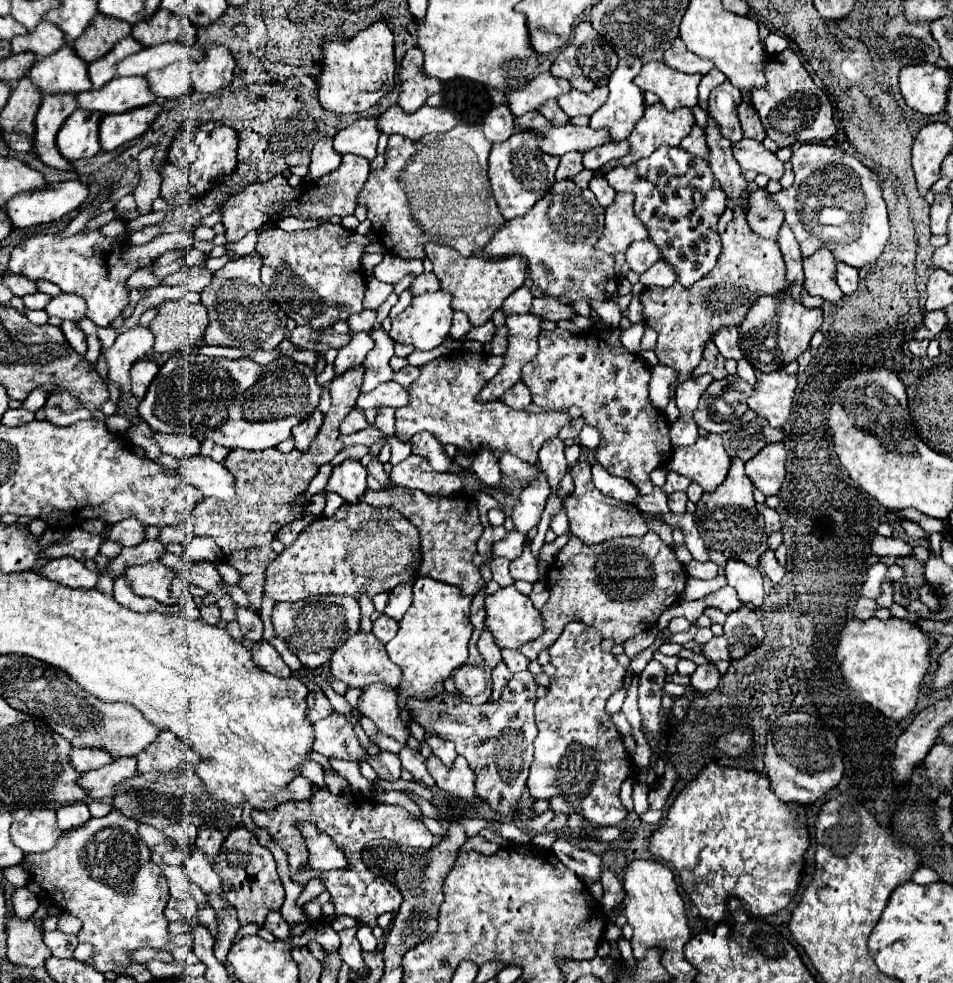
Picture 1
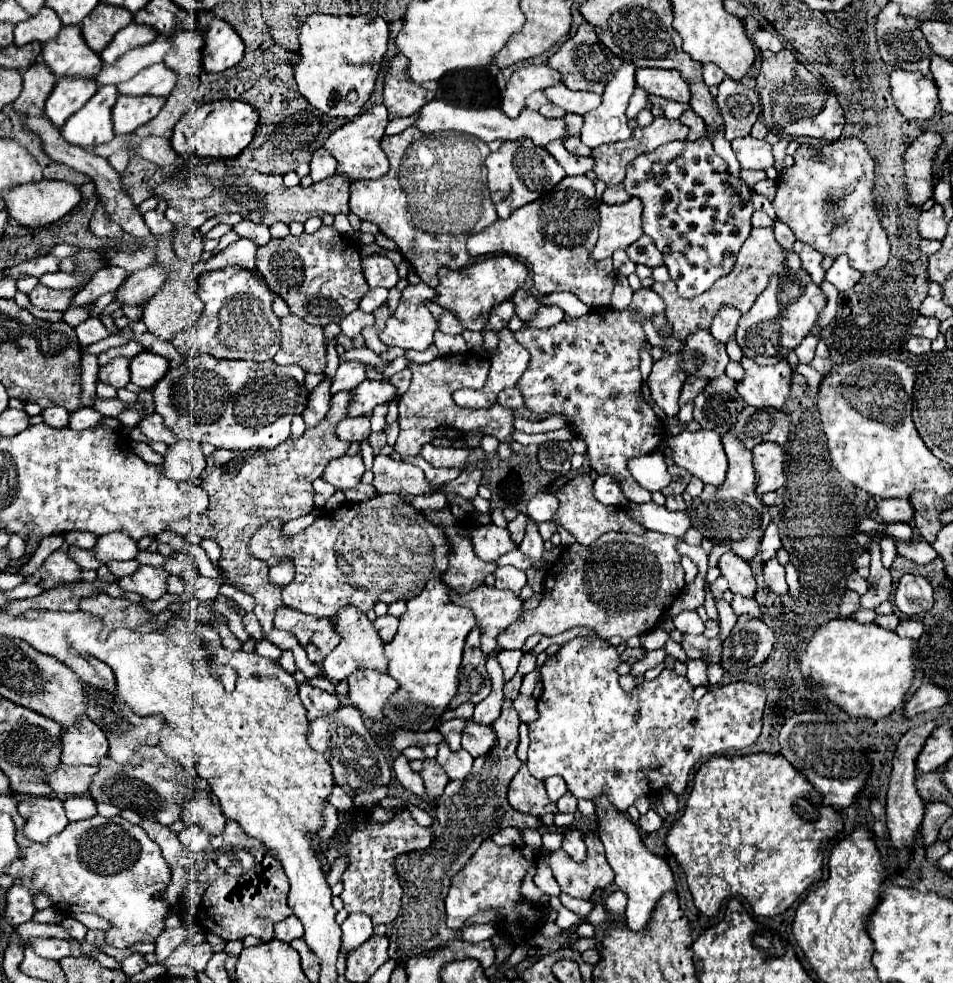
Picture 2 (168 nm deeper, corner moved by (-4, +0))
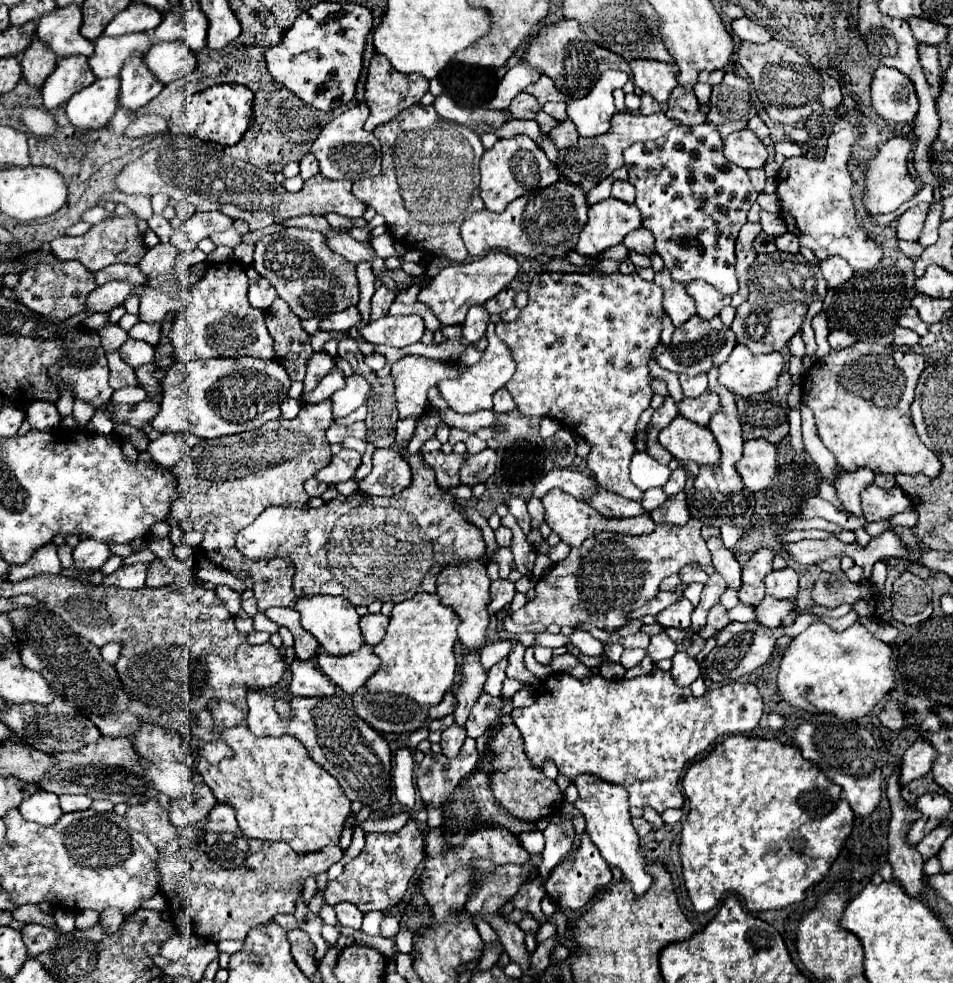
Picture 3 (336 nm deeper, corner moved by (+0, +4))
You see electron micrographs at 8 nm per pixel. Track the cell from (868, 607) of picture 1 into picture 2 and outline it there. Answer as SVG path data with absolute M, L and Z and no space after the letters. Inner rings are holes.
M846 592L840 604L840 614L844 618L852 616L856 610L860 610L860 596L856 596L856 592Z

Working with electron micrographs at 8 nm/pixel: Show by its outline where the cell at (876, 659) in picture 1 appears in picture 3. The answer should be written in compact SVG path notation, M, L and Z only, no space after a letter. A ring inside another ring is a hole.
M812 622L786 646L778 670L778 694L794 708L812 708L832 714L842 722L866 716L884 694L894 688L890 668L892 648L876 640L862 624L852 624L844 632L834 632L824 622Z

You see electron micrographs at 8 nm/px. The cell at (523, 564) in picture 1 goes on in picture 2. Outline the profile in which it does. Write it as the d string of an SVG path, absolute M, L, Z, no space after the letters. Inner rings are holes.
M530 520L528 528L526 528L526 534L524 534L524 540L522 540L522 544L518 548L530 560L540 560L542 558L542 554L544 554L544 542L542 542L542 538L538 534L538 528L536 528L536 524L532 520Z

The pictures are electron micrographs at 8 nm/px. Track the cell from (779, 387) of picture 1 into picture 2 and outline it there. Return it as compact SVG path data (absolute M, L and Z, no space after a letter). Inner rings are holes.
M744 358L740 362L746 376L738 382L738 392L748 406L774 408L784 412L790 398L792 368L786 360L776 366L756 366L756 362Z

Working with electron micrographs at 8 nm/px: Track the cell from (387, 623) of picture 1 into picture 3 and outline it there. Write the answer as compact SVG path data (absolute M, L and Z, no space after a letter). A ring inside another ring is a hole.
M366 614L360 618L360 630L362 630L364 642L370 646L374 646L384 638L386 626L388 626L388 618L384 614Z

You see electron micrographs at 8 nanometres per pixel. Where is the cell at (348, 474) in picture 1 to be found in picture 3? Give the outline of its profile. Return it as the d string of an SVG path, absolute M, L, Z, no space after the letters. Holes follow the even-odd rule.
M340 450L336 456L332 456L332 462L322 468L316 474L316 480L326 484L338 484L344 480L350 480L356 468L360 466L360 454L354 450Z

